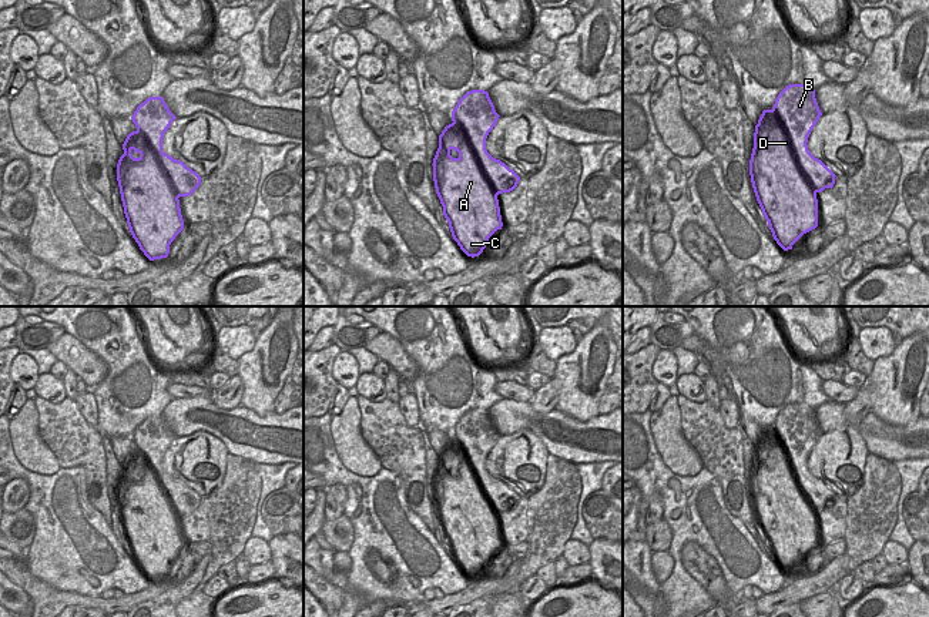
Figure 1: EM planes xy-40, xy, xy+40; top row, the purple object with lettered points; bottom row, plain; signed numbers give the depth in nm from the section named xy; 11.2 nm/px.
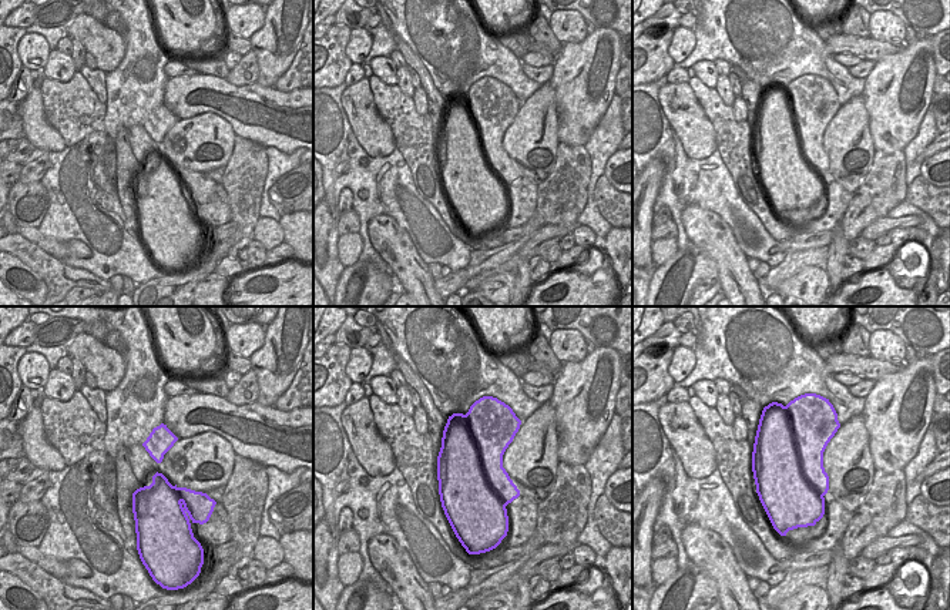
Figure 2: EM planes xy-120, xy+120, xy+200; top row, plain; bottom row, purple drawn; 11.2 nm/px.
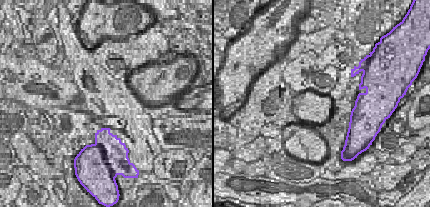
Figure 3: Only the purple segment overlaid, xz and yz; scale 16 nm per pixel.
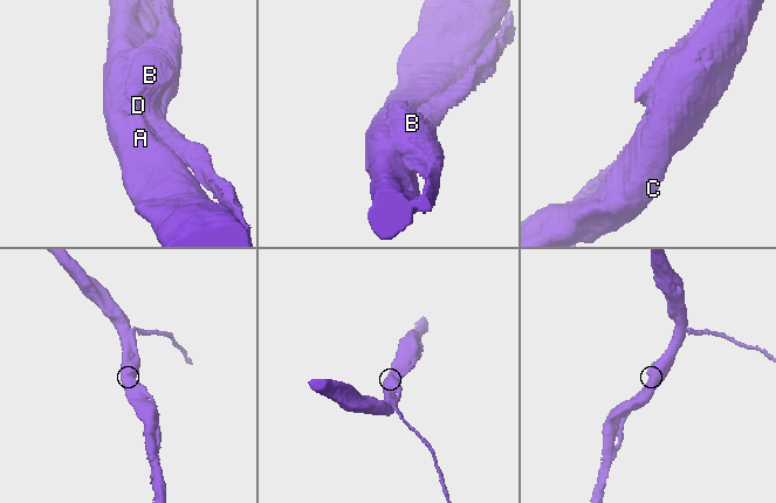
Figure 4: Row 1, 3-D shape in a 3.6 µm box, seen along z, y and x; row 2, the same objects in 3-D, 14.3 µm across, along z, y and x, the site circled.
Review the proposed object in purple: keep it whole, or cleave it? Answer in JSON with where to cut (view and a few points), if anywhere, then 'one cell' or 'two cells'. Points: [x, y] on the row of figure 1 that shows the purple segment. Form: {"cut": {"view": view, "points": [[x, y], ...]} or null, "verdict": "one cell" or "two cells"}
{"cut": null, "verdict": "one cell"}

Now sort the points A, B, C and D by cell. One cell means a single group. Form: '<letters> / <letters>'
A B C D

